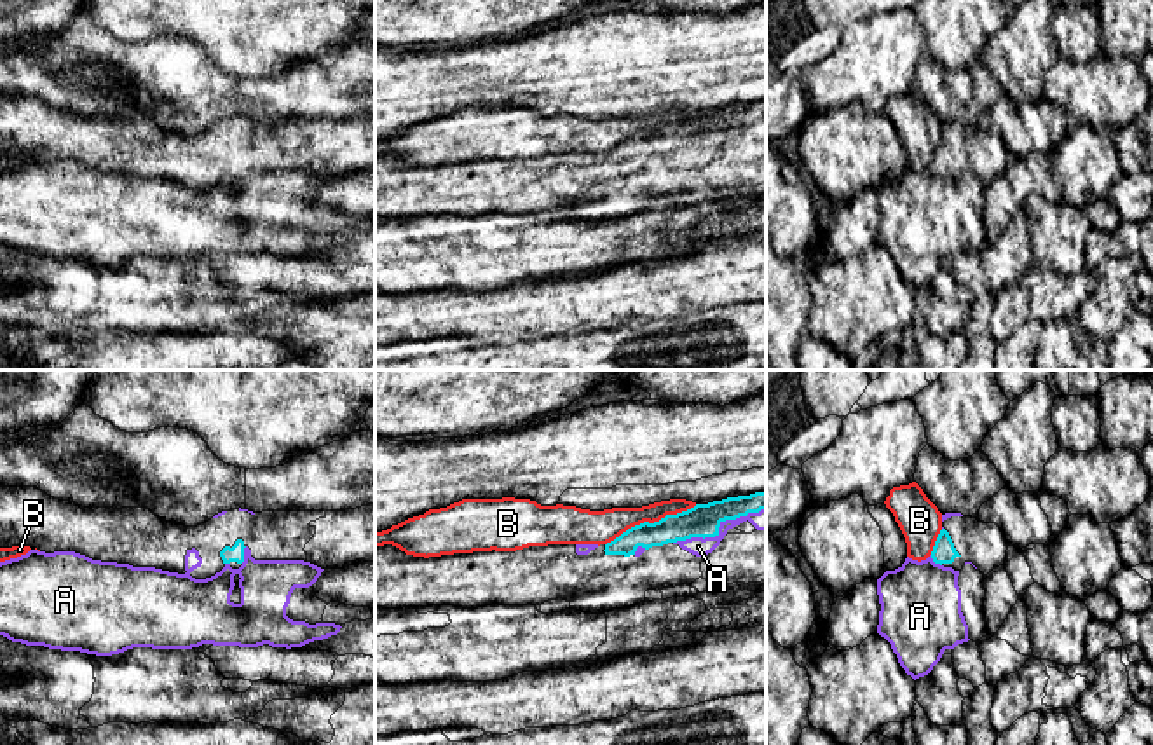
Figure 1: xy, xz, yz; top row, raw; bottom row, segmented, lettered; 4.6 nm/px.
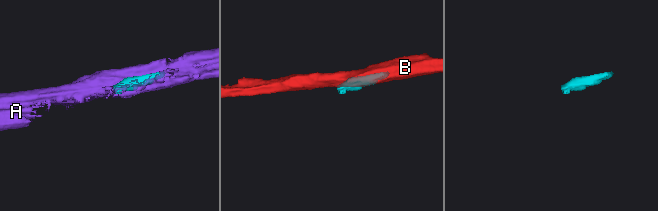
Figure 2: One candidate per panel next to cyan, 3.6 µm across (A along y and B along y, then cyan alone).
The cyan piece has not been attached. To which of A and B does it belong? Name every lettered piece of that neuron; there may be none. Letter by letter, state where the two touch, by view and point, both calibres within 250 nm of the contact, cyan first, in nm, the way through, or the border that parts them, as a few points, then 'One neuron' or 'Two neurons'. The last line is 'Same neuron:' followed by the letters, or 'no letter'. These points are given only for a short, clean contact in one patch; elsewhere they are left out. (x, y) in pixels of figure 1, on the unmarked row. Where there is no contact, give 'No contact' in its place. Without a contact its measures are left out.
A: Touches cyan at xz (717, 138). Thickness 160 nm (cyan) against 100 nm. Two neurons
B: Touches cyan at xz (651, 133). Thickness 160 nm (cyan) against 160 nm. Two neurons
Same neuron: no letter

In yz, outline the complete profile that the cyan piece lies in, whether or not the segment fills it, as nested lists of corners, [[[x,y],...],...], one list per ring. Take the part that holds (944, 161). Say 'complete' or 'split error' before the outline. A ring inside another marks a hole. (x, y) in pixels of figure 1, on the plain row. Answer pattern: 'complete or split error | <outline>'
split error | [[[951,126],[942,131],[931,167],[935,173],[961,180],[972,171],[987,185],[1006,169],[1008,152],[996,133],[984,133],[972,126]]]

